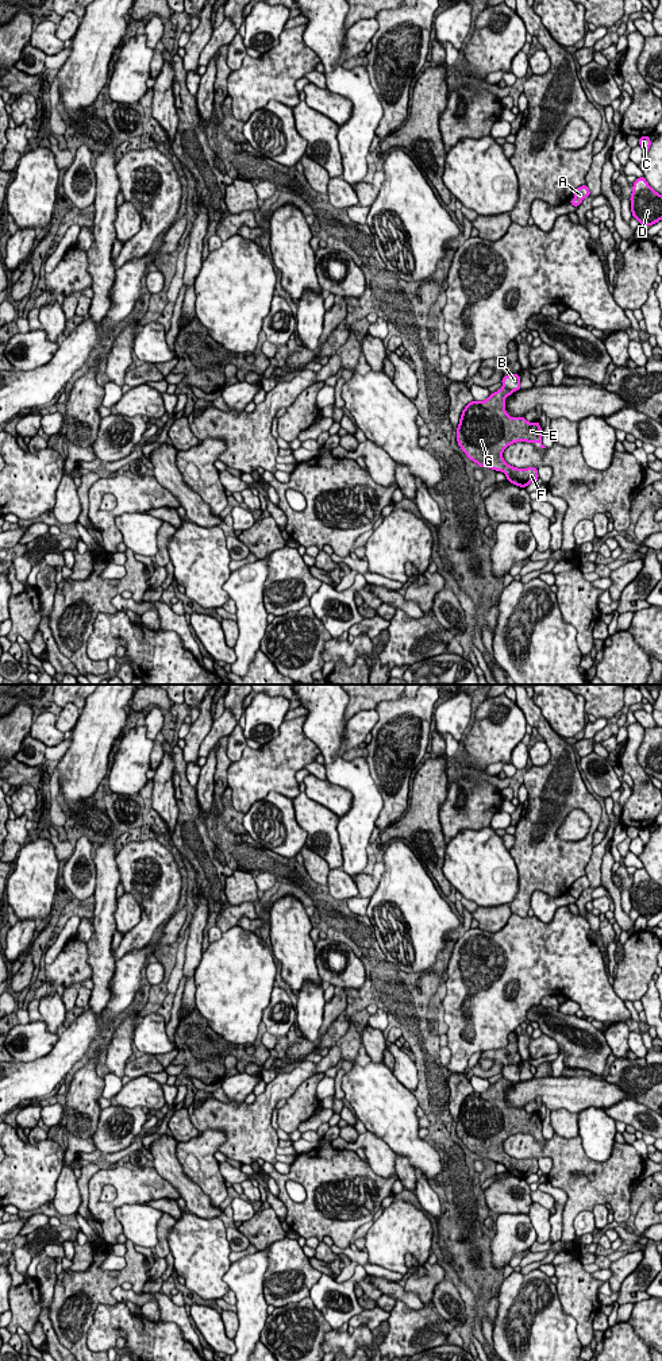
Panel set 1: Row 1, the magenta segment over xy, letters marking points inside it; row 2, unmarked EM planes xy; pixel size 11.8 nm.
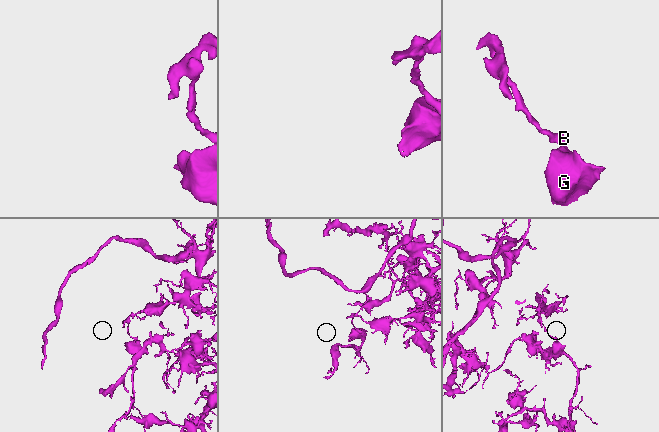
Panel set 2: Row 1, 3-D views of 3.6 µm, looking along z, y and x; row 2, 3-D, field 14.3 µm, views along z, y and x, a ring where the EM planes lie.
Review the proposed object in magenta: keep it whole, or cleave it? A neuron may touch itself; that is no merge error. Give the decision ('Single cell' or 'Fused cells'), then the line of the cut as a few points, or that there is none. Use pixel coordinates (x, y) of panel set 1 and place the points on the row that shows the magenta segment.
Fused cells. Split along xy (503, 386), (512, 392)

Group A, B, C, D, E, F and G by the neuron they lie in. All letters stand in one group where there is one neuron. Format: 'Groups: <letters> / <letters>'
Groups: A B C D / E F G

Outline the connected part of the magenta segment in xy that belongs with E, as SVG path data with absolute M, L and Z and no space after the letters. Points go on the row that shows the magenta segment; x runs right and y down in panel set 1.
M505 388L490 393L484 401L473 400L461 413L457 443L466 456L480 467L505 474L507 481L527 487L538 482L538 467L517 469L508 464L504 450L517 442L542 444L539 421L528 423L526 417L511 417L505 410L505 398L513 392Z

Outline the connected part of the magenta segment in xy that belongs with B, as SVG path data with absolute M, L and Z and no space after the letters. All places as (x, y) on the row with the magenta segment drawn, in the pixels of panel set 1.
M507 374L501 379L503 388L517 392L520 390L520 374Z

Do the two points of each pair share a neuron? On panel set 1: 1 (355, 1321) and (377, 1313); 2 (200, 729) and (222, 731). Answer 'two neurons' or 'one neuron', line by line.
1: one neuron
2: two neurons

